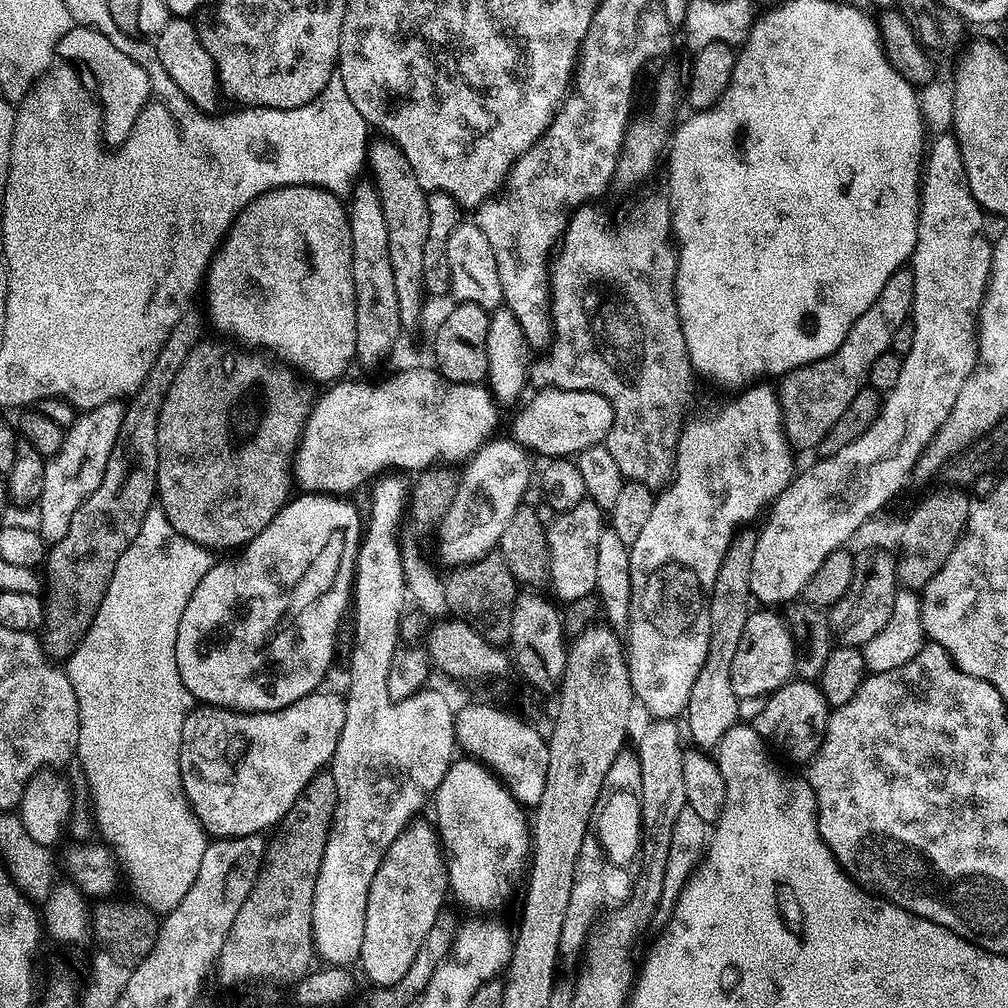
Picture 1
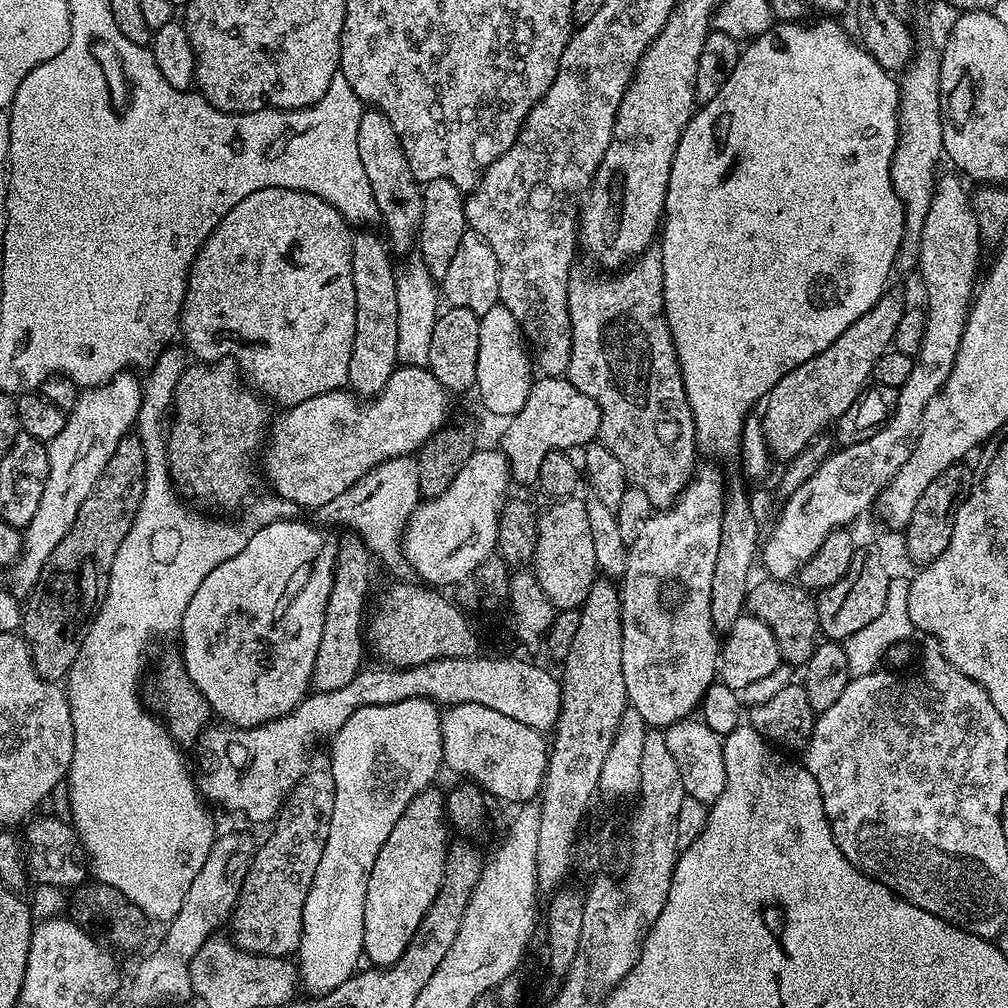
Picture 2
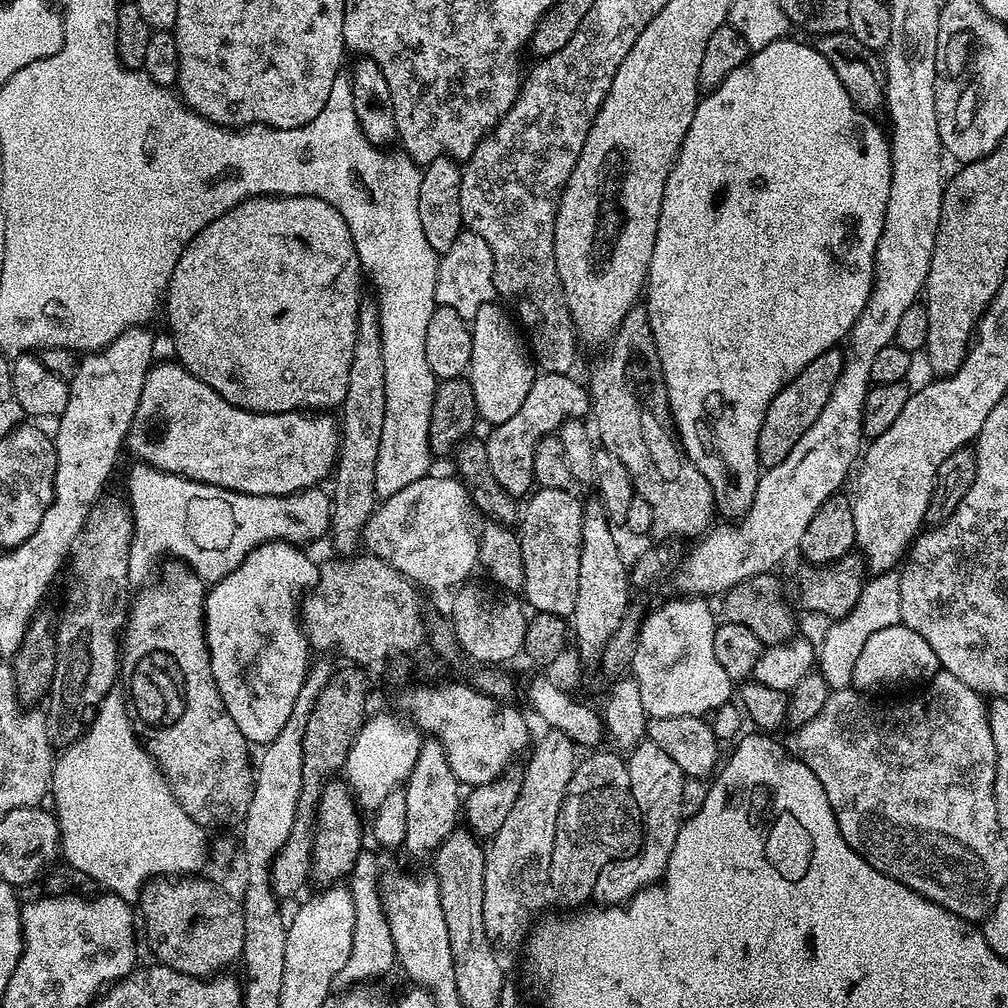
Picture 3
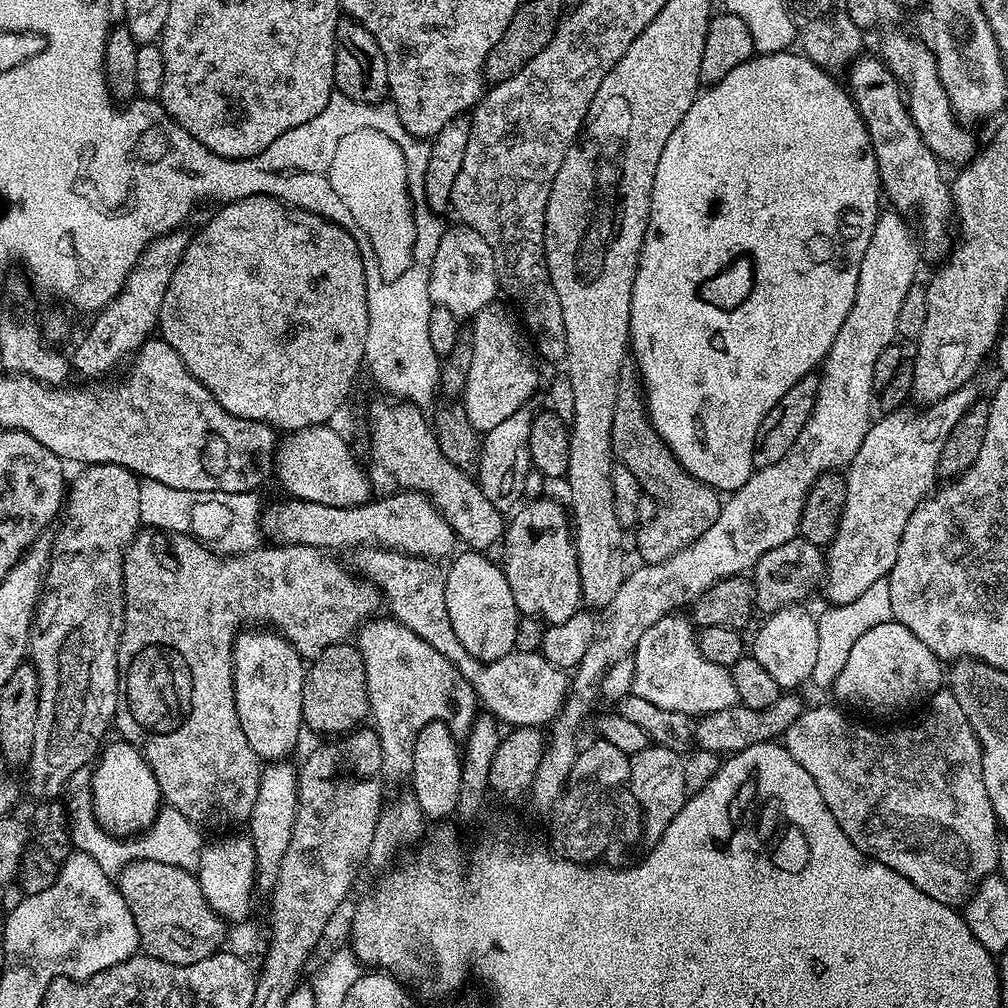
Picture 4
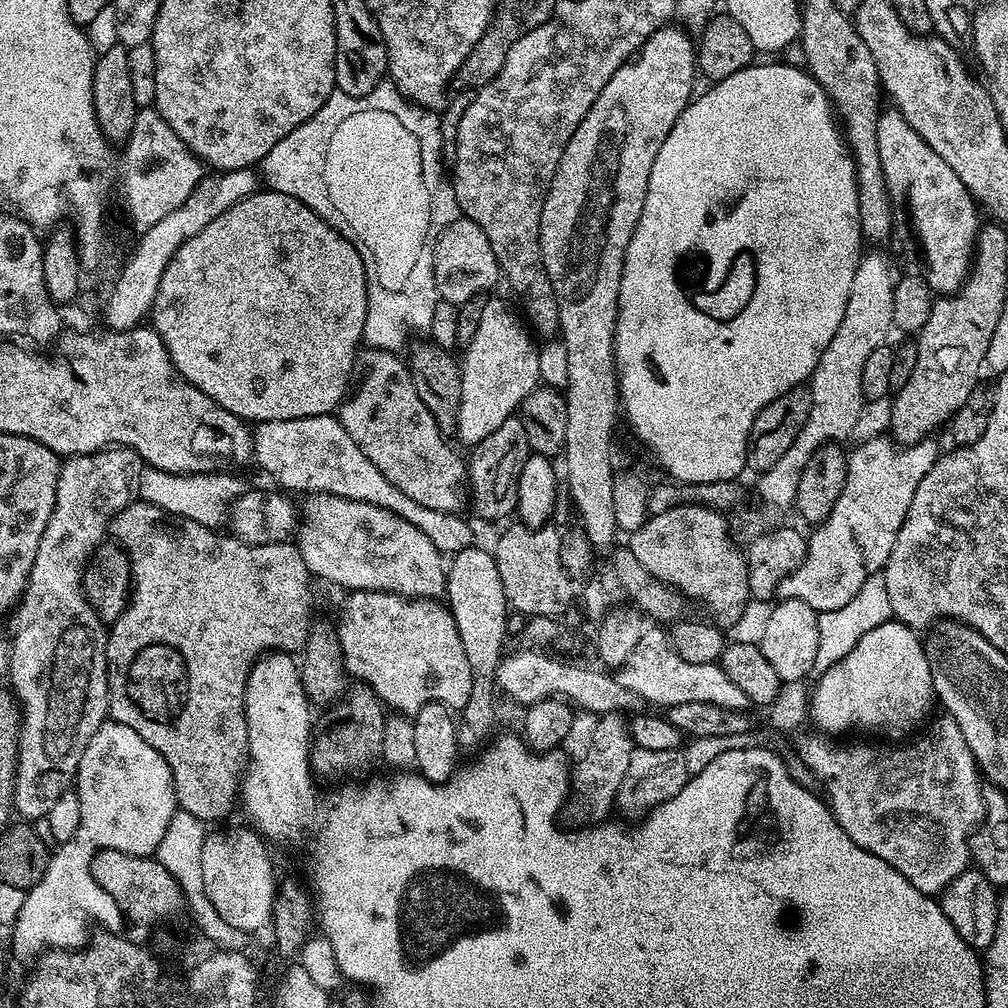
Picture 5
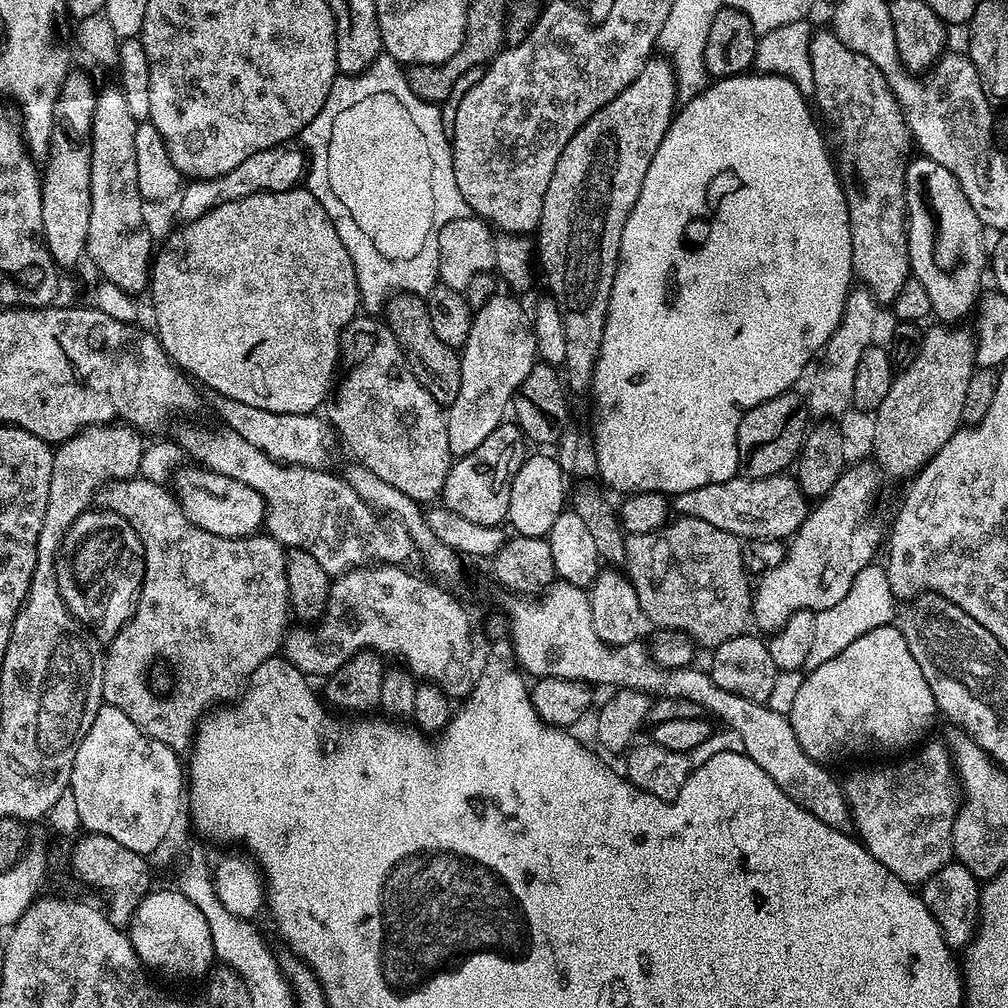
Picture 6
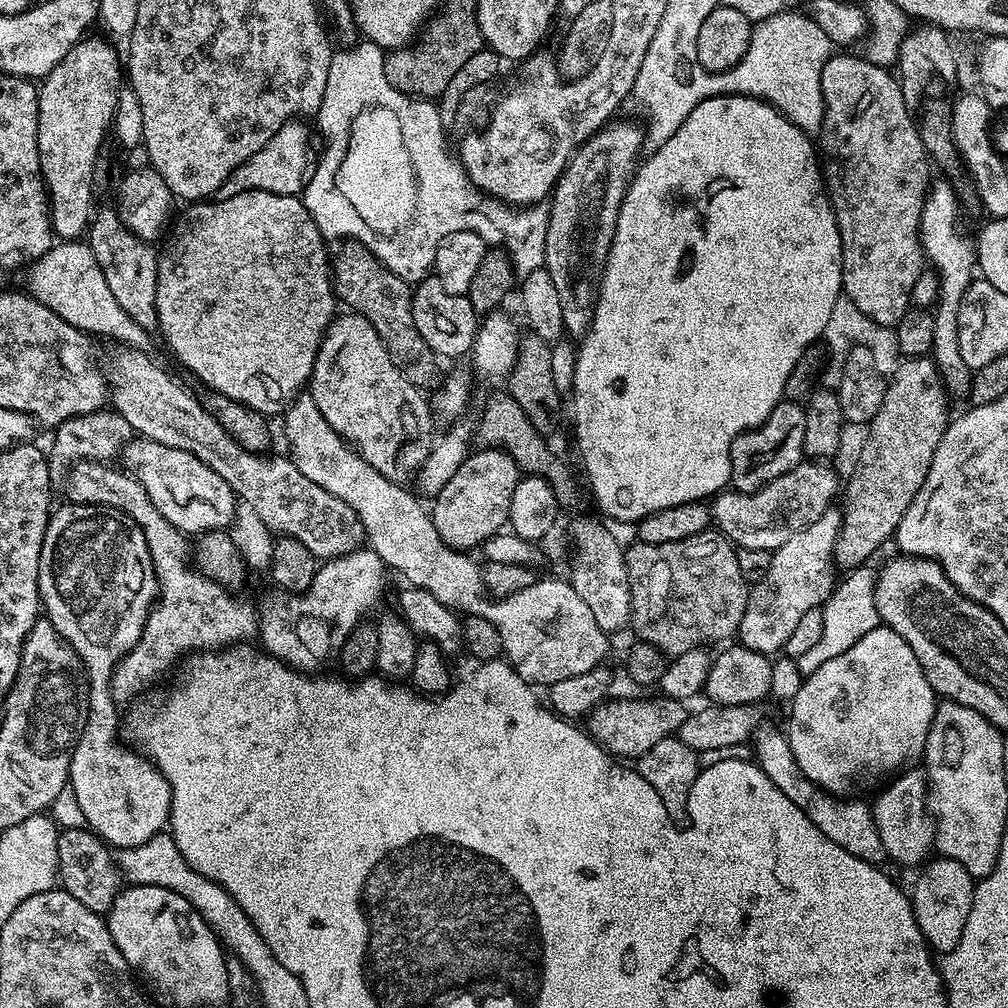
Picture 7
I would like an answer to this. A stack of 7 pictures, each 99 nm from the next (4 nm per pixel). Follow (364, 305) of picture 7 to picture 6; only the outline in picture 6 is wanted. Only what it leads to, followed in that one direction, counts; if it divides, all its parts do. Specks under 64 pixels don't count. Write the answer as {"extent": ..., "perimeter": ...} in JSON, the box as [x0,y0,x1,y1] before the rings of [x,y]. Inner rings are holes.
{"extent":[386,294,462,406],"perimeter":[[[407,294],[393,297],[386,305],[386,327],[394,334],[414,378],[441,406],[449,406],[454,402],[459,392],[459,383],[462,382],[460,369],[461,353],[455,348],[446,346],[438,334],[434,334],[434,326],[430,326],[430,314],[427,303],[423,299]]]}

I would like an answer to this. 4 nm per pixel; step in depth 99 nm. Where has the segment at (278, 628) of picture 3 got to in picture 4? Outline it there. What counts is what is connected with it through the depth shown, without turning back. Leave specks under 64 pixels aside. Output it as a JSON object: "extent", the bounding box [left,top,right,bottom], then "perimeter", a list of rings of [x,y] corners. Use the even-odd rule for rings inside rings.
{"extent":[232,630,306,761],"perimeter":[[[244,630],[232,648],[232,669],[236,679],[236,709],[246,742],[261,761],[287,757],[302,733],[302,690],[306,661],[275,630]]]}

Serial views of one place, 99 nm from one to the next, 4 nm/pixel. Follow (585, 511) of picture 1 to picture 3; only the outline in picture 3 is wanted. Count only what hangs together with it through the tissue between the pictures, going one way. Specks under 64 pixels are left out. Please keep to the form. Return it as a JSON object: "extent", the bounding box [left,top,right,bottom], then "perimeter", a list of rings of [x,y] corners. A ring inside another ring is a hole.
{"extent":[518,488,584,617],"perimeter":[[[541,488],[527,497],[522,515],[518,520],[518,535],[522,546],[522,570],[524,571],[523,599],[533,613],[545,612],[571,617],[574,601],[578,598],[578,562],[582,562],[582,522],[584,504],[575,496],[575,491],[566,488]]]}

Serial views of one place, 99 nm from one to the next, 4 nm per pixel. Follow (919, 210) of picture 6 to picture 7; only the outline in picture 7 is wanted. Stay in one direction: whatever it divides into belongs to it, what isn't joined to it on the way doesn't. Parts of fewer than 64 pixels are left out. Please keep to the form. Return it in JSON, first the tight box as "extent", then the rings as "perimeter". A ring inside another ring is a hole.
{"extent":[919,177,977,397],"perimeter":[[[945,177],[938,178],[933,179],[929,185],[919,222],[920,245],[923,247],[925,259],[940,279],[939,301],[934,308],[936,317],[930,320],[930,327],[933,330],[930,356],[936,362],[936,369],[940,371],[949,397],[967,397],[972,390],[973,369],[968,368],[966,362],[962,362],[962,353],[958,351],[958,314],[966,290],[973,282],[977,267],[977,245],[975,239],[972,236],[965,236],[958,226],[960,203],[957,191],[951,186],[953,183]]]}

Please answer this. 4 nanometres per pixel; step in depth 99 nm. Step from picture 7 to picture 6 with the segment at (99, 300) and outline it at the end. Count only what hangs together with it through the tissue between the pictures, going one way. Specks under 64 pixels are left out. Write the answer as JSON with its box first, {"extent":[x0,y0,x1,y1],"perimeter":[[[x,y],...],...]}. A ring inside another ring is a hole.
{"extent":[202,391,336,470],"perimeter":[[[205,391],[202,396],[207,406],[222,420],[225,427],[245,438],[250,445],[262,450],[272,460],[283,465],[313,468],[315,470],[326,466],[326,462],[335,445],[336,436],[331,425],[315,413],[306,415],[274,414],[272,411],[258,410],[257,407],[246,405],[226,398],[216,391]]]}

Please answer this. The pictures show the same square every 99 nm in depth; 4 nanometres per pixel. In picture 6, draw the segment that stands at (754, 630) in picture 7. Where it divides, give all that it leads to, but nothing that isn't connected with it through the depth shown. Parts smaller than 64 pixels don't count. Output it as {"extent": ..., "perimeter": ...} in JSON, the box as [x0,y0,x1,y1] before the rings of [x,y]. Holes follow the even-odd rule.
{"extent":[751,463,882,633],"perimeter":[[[853,463],[845,467],[838,482],[819,499],[820,505],[809,511],[791,537],[784,560],[759,577],[755,585],[751,619],[761,633],[777,632],[798,610],[805,608],[817,613],[846,598],[854,578],[858,578],[858,570],[873,563],[872,555],[882,548],[880,524],[872,517],[880,480],[882,473],[875,463]]]}

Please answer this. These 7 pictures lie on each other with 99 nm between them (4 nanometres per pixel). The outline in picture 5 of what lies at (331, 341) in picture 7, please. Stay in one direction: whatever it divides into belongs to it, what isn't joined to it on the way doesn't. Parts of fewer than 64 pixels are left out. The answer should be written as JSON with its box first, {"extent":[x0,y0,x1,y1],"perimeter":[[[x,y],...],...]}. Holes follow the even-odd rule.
{"extent":[338,352,466,513],"perimeter":[[[394,352],[371,353],[368,373],[360,385],[341,403],[338,419],[341,426],[366,454],[382,475],[398,490],[421,506],[446,513],[459,513],[460,487],[466,484],[466,460],[451,448],[440,431],[434,414],[426,410],[426,402],[418,398],[412,373],[403,359]]]}

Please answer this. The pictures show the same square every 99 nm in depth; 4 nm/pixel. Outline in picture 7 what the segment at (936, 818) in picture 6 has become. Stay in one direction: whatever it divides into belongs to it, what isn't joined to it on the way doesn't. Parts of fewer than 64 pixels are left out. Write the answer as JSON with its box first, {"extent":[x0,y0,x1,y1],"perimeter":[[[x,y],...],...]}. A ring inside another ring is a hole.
{"extent":[871,766,936,865],"perimeter":[[[916,766],[909,767],[907,770],[901,771],[891,782],[885,783],[879,792],[880,797],[877,798],[876,804],[871,805],[871,810],[882,838],[885,857],[889,861],[897,860],[900,864],[917,863],[916,865],[919,865],[921,862],[927,861],[934,848],[936,830],[928,810],[928,781],[923,771]]]}

